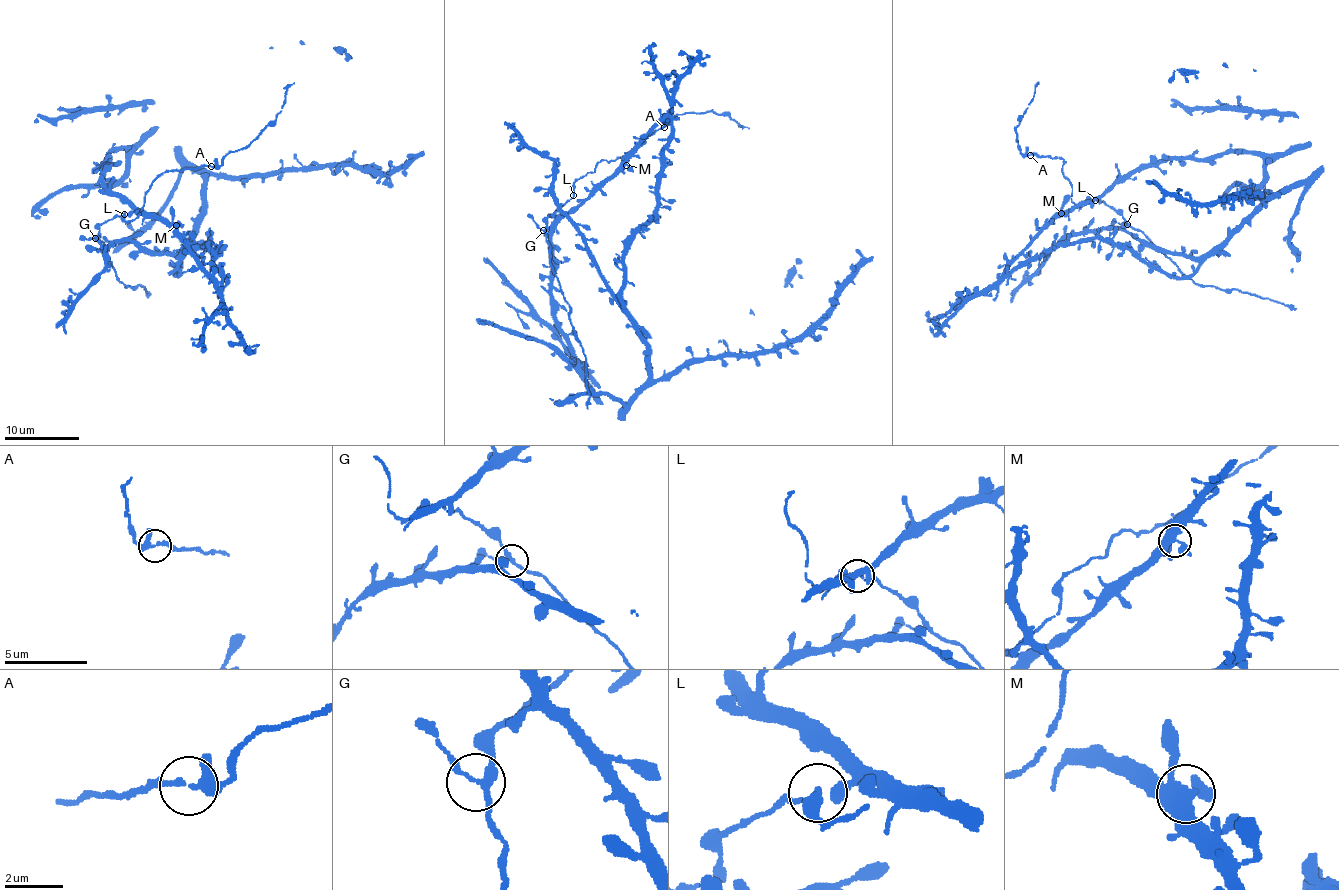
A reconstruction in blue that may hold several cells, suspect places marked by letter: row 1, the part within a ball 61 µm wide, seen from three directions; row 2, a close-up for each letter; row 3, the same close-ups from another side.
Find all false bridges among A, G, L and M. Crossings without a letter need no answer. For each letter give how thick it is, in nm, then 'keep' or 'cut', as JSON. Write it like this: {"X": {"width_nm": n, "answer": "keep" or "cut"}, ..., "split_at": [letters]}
{"A": {"width_nm": 180, "answer": "keep"}, "G": {"width_nm": 220, "answer": "keep"}, "L": {"width_nm": 120, "answer": "keep"}, "M": {"width_nm": 460, "answer": "keep"}, "split_at": []}

